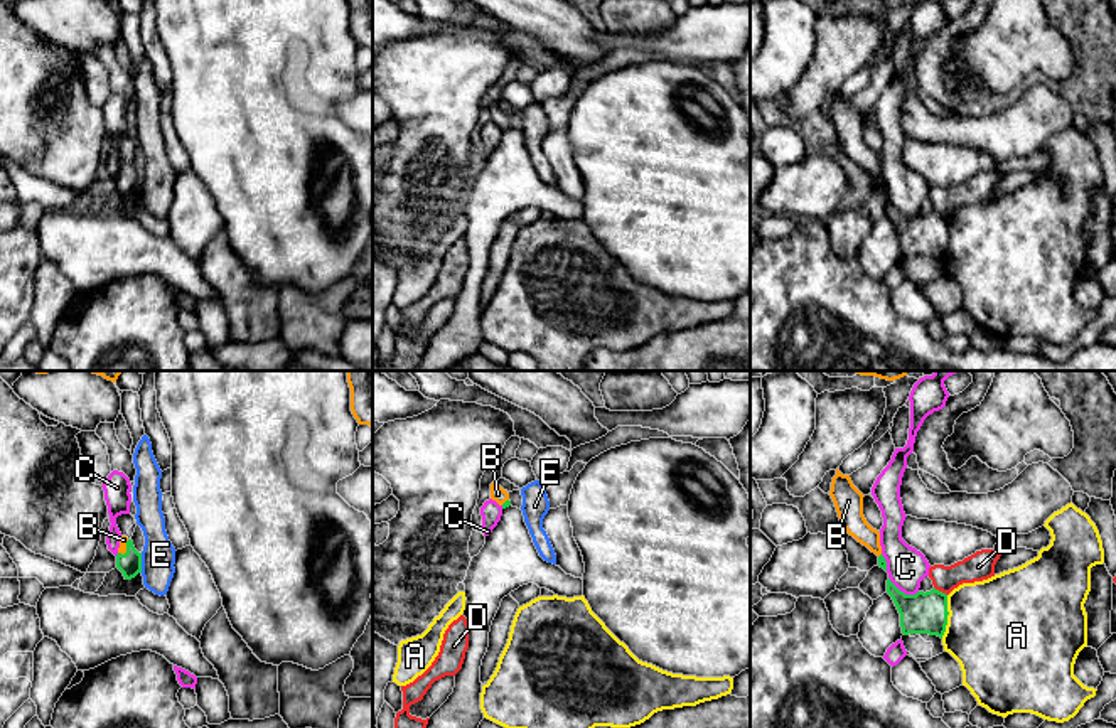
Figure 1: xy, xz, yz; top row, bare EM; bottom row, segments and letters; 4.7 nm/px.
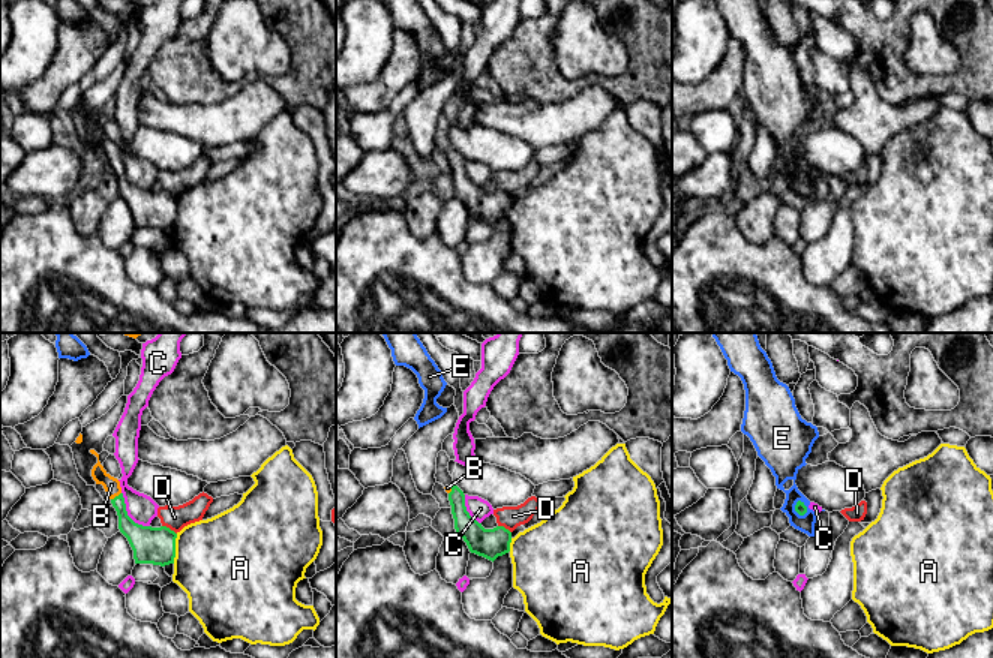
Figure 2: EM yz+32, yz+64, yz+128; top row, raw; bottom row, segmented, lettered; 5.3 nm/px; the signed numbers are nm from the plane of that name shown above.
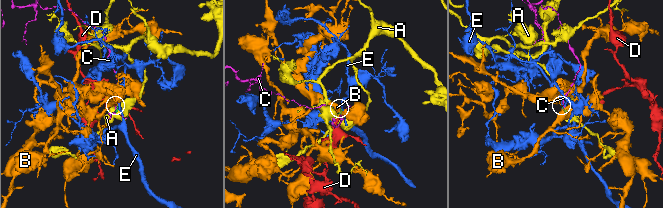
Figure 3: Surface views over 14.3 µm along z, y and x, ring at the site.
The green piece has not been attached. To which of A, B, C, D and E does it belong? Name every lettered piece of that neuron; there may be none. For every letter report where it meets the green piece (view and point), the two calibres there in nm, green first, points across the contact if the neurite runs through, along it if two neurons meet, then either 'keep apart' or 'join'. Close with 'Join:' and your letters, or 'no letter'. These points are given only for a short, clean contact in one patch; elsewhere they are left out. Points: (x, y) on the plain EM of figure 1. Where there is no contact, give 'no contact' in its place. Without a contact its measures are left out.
A: meets green in yz at (946, 240); 190 nm thick on the green side, 480 nm on the other; border along yz (948, 218), (948, 246), (941, 260); keep apart
B: meets green in xy at (127, 172); 110 nm thick on the green side, 40 nm on the other; runs through xy (130, 186), (127, 172), (123, 162); join
C: meets green in yz at (902, 214); 190 nm thick on the green side, 190 nm on the other; keep apart
D: meets green in yz at (941, 214); 190 nm thick on the green side, 140 nm on the other; border along yz (934, 209), (946, 218); keep apart
E: meets green in xy at (140, 186); 110 nm thick on the green side, 160 nm on the other; border along xy (140, 176), (142, 194); keep apart
Join: B

